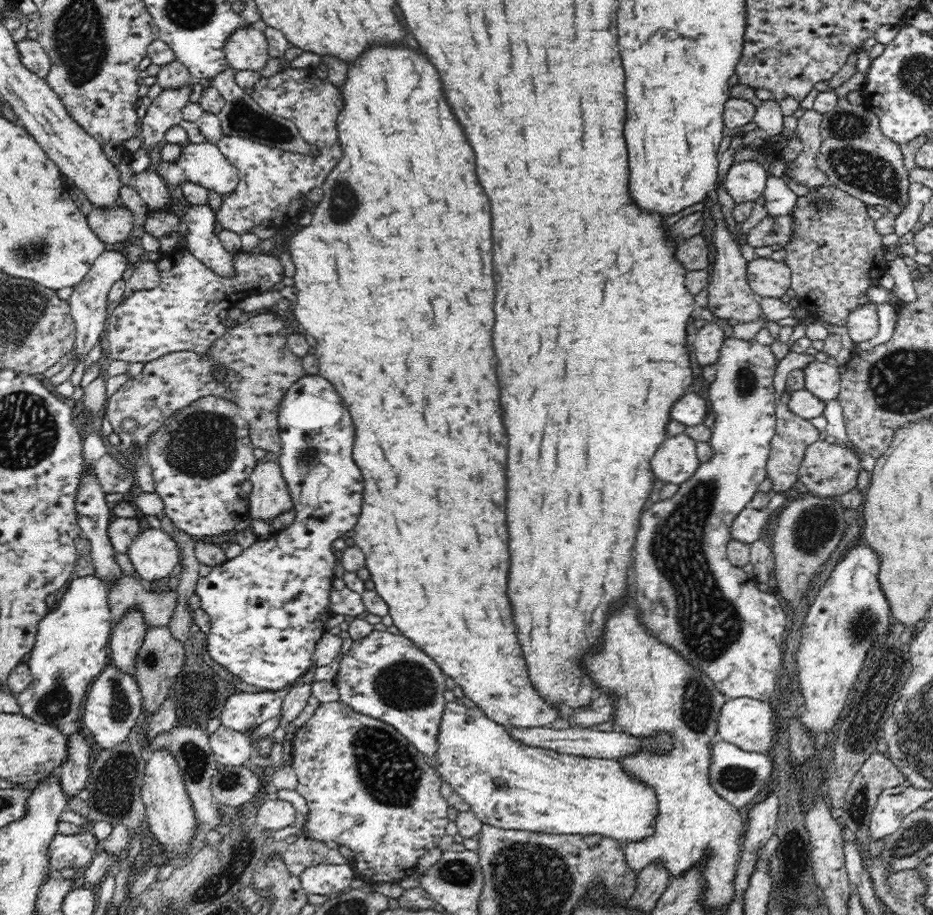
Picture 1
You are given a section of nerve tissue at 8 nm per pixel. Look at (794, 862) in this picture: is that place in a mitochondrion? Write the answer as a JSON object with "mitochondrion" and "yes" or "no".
{"mitochondrion":"no"}

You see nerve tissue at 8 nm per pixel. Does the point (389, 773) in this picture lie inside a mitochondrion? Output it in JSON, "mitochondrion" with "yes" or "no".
{"mitochondrion":"yes"}

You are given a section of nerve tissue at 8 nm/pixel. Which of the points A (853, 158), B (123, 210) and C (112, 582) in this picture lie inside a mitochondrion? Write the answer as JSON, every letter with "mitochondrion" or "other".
{"A":"mitochondrion","B":"other","C":"other"}

